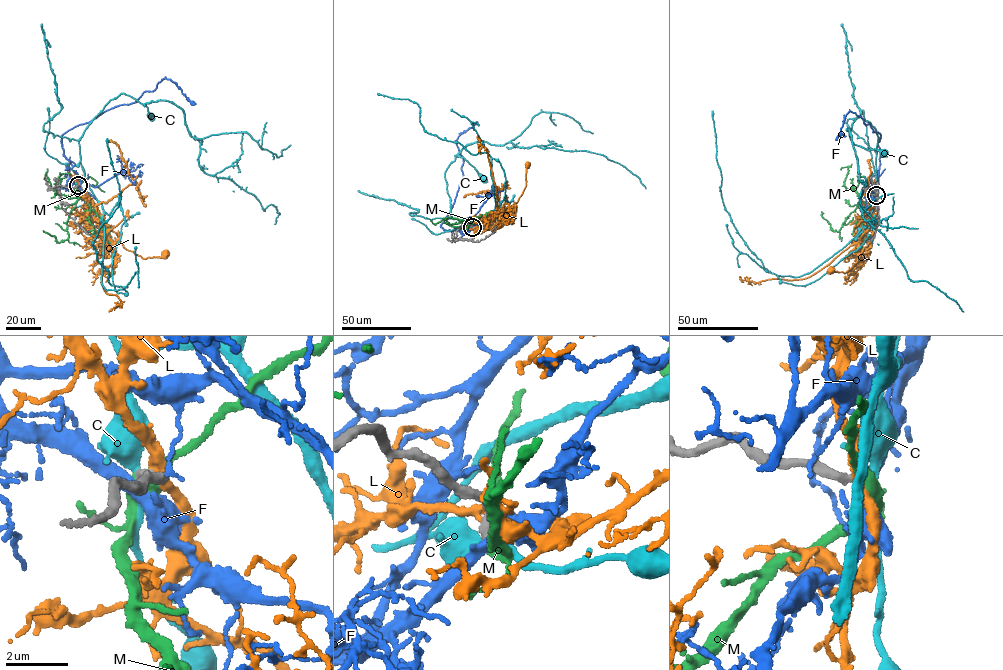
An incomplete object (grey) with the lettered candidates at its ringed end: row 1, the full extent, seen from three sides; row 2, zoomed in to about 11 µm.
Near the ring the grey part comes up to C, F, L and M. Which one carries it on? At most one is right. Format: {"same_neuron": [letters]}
{"same_neuron": ["M"]}

